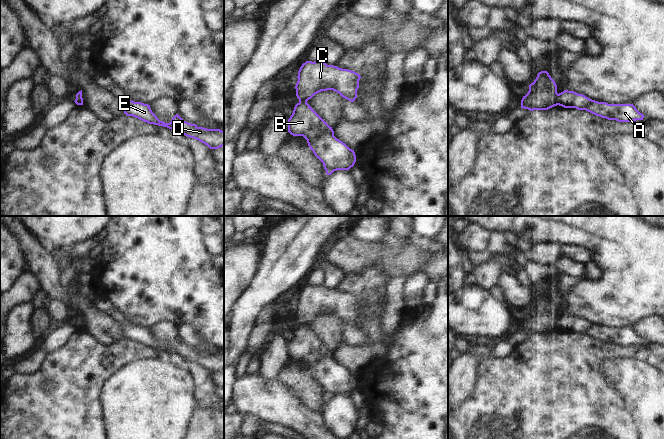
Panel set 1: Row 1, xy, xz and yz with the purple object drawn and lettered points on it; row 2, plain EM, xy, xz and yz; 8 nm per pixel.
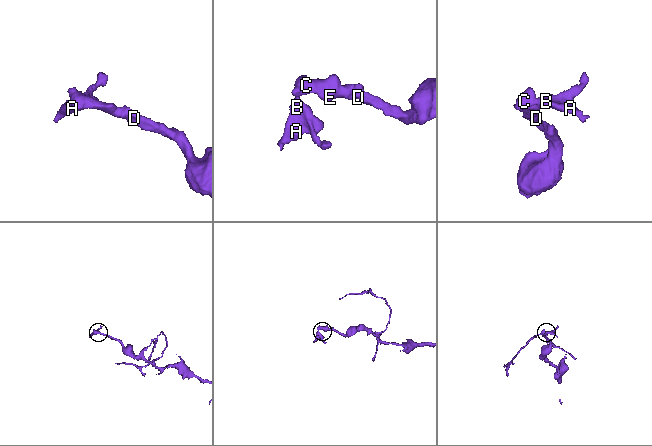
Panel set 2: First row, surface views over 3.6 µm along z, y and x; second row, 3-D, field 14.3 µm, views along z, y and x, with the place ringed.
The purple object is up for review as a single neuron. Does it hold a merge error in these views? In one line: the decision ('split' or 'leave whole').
split

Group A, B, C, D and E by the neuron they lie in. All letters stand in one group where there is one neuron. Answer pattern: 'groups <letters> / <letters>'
groups A B / C D E

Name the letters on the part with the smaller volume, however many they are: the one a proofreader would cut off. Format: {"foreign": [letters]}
{"foreign": ["A", "B"]}

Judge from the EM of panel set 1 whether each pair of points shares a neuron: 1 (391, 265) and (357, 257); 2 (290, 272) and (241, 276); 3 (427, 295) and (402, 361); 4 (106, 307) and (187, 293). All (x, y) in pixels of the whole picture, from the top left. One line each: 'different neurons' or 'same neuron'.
1: same neuron
2: different neurons
3: different neurons
4: different neurons

